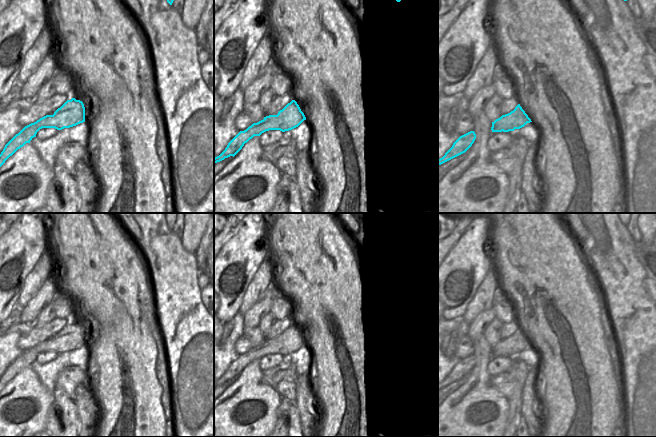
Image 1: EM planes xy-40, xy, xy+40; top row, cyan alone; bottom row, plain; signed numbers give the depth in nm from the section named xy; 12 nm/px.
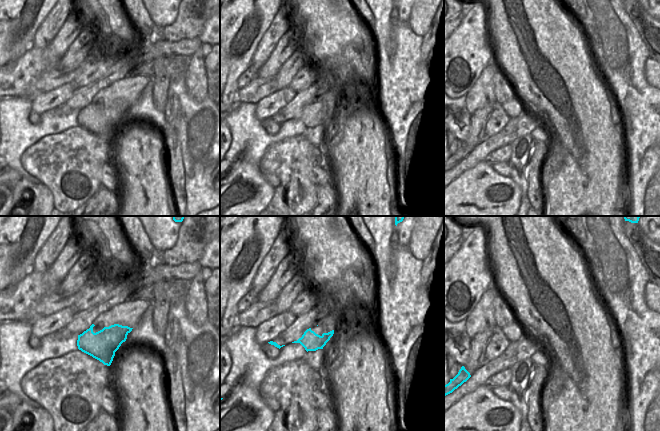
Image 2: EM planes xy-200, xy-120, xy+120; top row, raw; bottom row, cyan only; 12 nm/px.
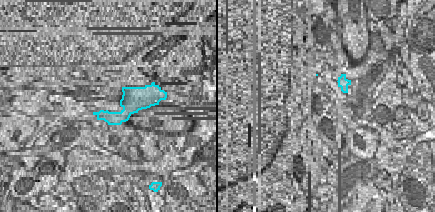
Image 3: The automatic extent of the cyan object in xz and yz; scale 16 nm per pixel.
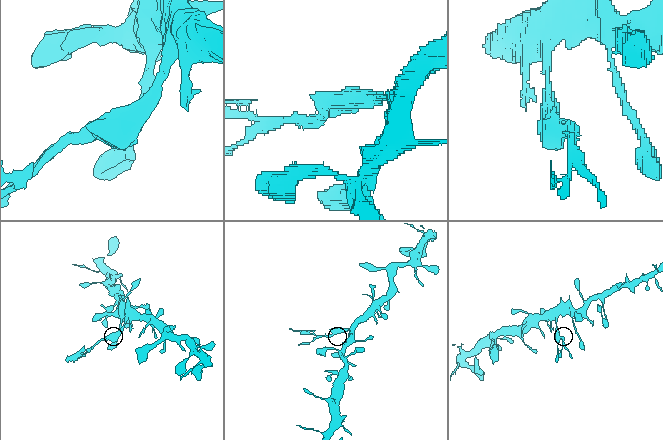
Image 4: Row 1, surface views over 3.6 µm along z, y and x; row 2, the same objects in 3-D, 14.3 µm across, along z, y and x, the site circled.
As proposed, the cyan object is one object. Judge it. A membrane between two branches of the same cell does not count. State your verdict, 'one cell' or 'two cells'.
two cells

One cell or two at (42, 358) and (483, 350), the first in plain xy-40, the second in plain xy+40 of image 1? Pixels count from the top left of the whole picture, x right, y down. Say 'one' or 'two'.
two

